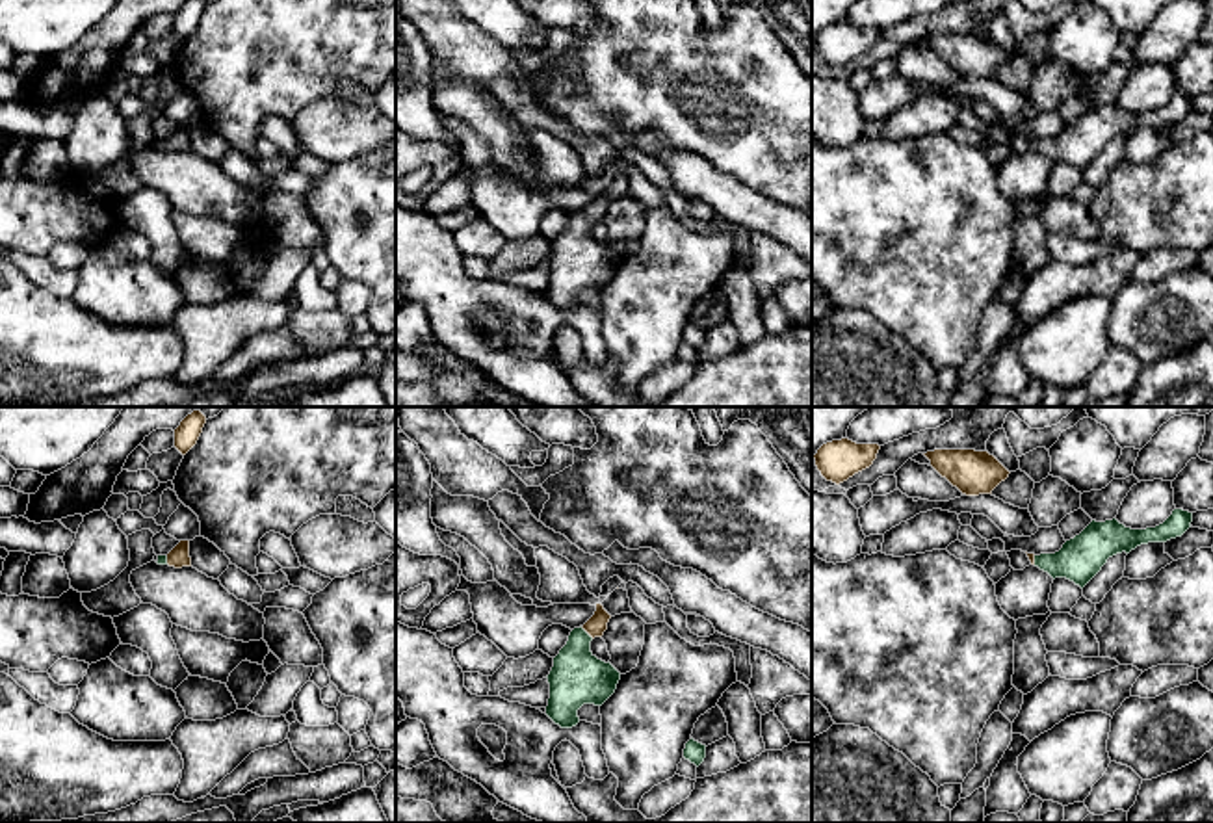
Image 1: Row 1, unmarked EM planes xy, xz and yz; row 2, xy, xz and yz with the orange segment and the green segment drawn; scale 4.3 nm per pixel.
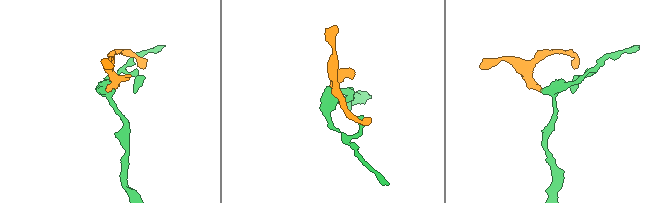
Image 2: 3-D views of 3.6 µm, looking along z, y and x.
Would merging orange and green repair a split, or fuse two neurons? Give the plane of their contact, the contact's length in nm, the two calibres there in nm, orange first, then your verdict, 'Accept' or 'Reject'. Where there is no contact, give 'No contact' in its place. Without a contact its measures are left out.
Touches orange in xz. Shared border 80 nm. Thickness 90 nm (orange) against 240 nm. Accept

